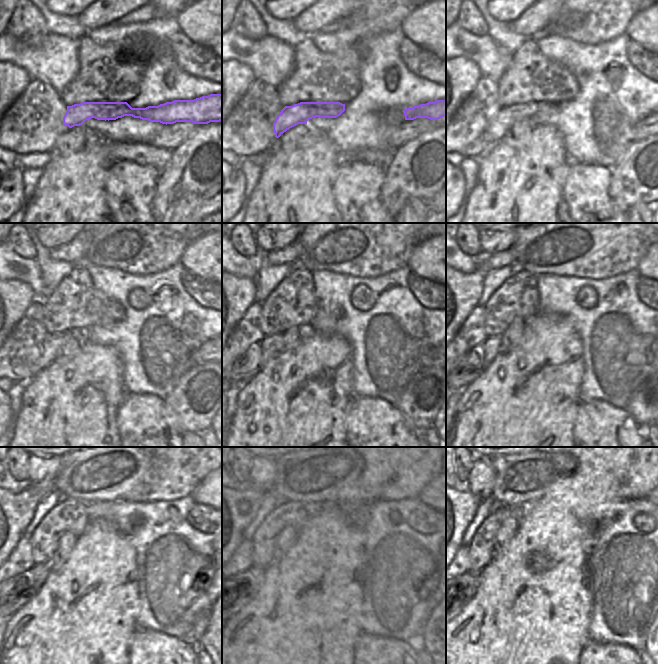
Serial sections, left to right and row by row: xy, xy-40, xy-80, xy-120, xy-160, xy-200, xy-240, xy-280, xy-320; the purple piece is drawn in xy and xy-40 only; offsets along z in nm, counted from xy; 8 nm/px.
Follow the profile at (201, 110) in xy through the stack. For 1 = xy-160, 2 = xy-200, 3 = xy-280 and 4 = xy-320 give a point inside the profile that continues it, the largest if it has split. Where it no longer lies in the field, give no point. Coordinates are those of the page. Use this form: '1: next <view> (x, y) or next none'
1: next xy-160 (254, 351)
2: next xy-200 (477, 353)
3: next xy-280 (242, 582)
4: next xy-320 (466, 581)

